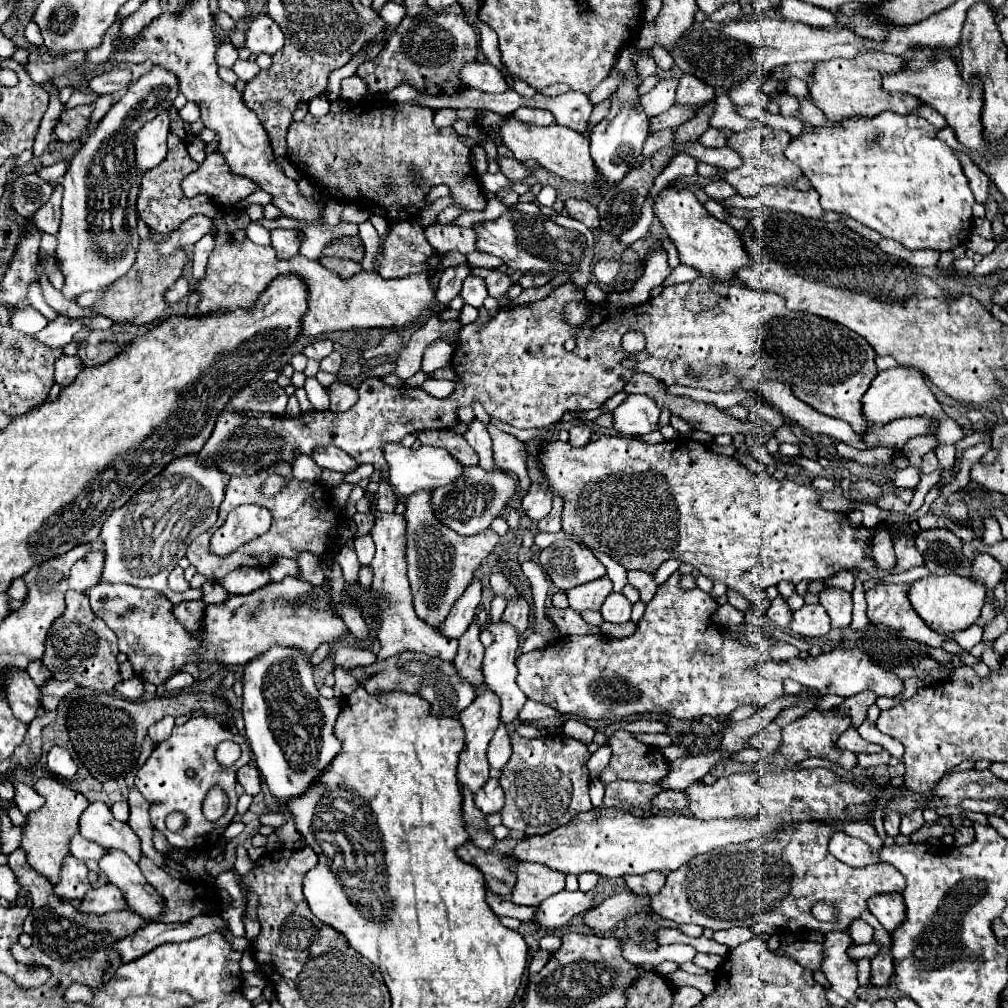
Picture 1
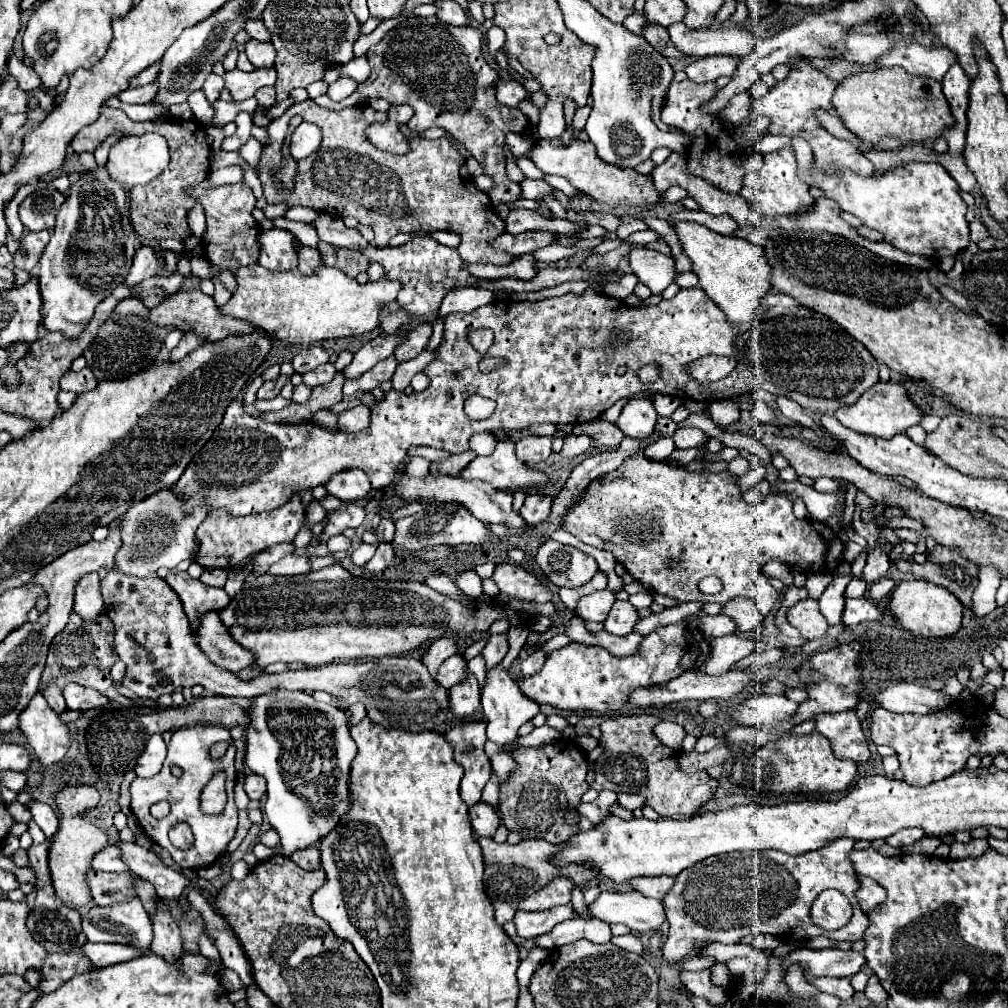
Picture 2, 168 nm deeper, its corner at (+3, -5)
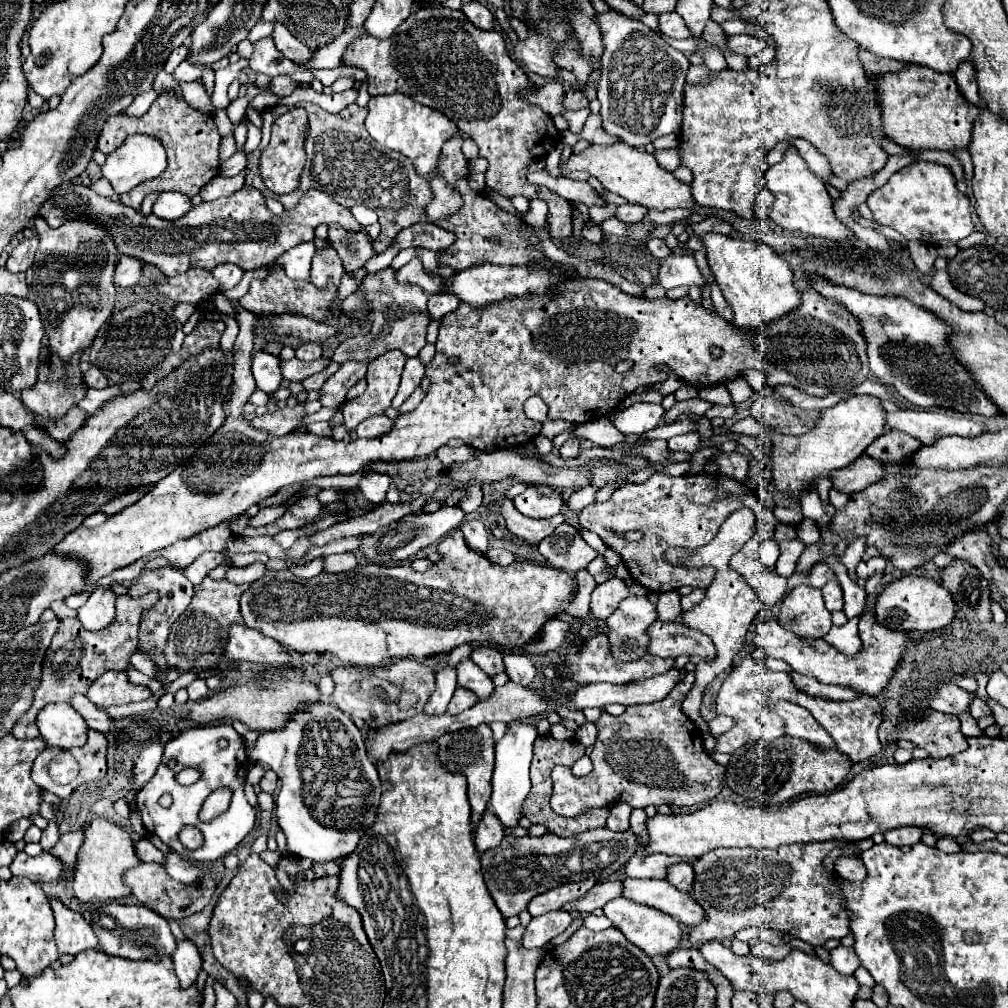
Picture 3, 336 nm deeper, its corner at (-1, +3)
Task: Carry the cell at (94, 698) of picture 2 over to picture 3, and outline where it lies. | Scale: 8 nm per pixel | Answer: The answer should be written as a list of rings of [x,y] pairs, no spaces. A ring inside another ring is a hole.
[[[108,671],[90,685],[86,697],[100,707],[110,707],[110,705],[126,705],[132,701],[144,701],[150,697],[150,693],[152,691],[146,685],[130,683],[126,673]]]

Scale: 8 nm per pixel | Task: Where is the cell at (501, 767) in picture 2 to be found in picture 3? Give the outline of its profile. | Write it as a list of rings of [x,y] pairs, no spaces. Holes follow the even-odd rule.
[[[512,721],[506,735],[496,743],[496,769],[492,777],[490,807],[504,827],[516,827],[522,819],[522,803],[524,803],[524,797],[530,793],[528,769],[530,769],[530,761],[534,755],[536,737],[538,737],[536,727],[524,721]]]

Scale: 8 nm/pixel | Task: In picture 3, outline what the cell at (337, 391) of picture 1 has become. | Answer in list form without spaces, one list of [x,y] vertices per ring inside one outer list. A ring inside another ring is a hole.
[[[374,415],[374,417],[368,417],[366,421],[362,421],[358,427],[356,427],[356,437],[360,439],[376,439],[384,433],[388,433],[388,429],[392,429],[394,421],[388,419],[386,415]]]

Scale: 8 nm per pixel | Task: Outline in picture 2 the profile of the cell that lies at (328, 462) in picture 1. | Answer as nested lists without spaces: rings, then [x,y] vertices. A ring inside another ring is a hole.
[[[344,469],[344,473],[334,473],[332,481],[326,485],[326,491],[342,501],[364,499],[370,489],[370,481],[360,469]]]

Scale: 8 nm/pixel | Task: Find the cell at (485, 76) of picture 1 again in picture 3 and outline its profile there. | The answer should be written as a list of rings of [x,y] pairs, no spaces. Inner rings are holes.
[[[554,81],[554,83],[546,83],[542,89],[536,89],[536,93],[528,91],[524,97],[528,101],[532,101],[534,105],[540,105],[542,111],[548,113],[550,117],[556,117],[556,115],[568,111],[564,107],[564,95],[566,95],[566,91],[564,91],[562,83]]]

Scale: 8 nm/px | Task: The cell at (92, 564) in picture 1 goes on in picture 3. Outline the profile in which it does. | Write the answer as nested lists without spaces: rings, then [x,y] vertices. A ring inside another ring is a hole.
[[[98,587],[86,605],[78,609],[78,621],[84,625],[88,631],[100,631],[112,625],[116,619],[116,607],[114,607],[116,595],[110,587]]]

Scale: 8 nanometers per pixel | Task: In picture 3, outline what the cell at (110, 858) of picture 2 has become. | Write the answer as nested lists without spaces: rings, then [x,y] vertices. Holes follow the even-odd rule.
[[[148,839],[136,841],[136,851],[138,851],[138,857],[142,861],[154,861],[154,863],[164,863],[166,861],[166,853],[156,849]]]

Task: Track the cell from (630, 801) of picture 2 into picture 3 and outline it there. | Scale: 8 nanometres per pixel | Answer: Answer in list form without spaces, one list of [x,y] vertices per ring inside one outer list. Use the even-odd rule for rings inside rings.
[[[616,803],[609,810],[606,827],[611,831],[627,831],[630,828],[632,807],[628,803]]]

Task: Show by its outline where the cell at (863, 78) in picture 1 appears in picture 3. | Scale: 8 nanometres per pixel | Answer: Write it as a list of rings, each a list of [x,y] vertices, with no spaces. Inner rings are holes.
[[[906,67],[900,73],[882,75],[876,83],[880,87],[882,121],[888,139],[912,151],[968,149],[974,119],[982,109],[964,101],[964,95],[950,73],[936,73],[928,67]]]

